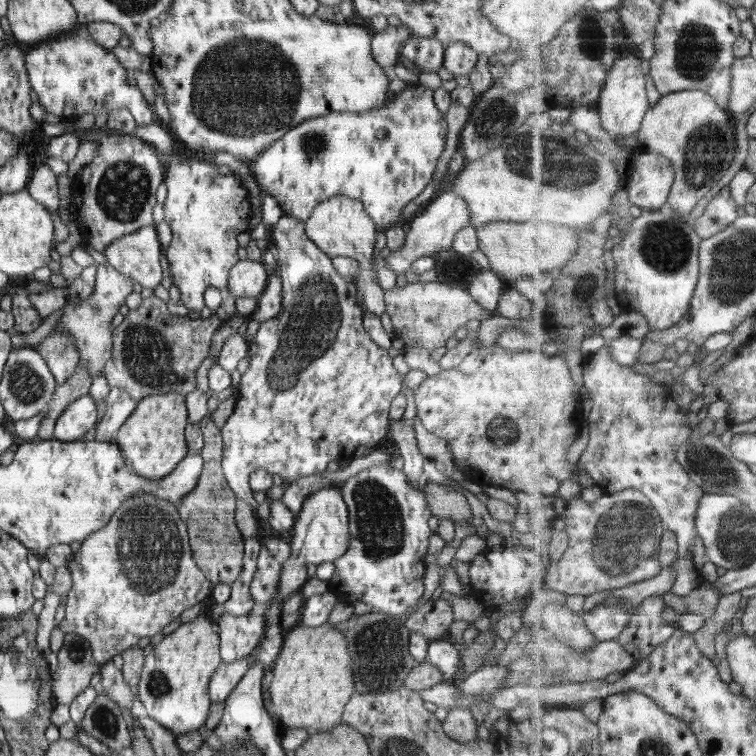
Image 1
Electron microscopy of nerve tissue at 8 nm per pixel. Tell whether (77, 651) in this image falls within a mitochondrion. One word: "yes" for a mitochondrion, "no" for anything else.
yes

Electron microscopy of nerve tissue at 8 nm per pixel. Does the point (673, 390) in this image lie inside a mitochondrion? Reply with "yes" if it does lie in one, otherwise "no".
no

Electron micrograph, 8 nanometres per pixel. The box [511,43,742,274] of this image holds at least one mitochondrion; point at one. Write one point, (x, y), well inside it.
(705, 148)

